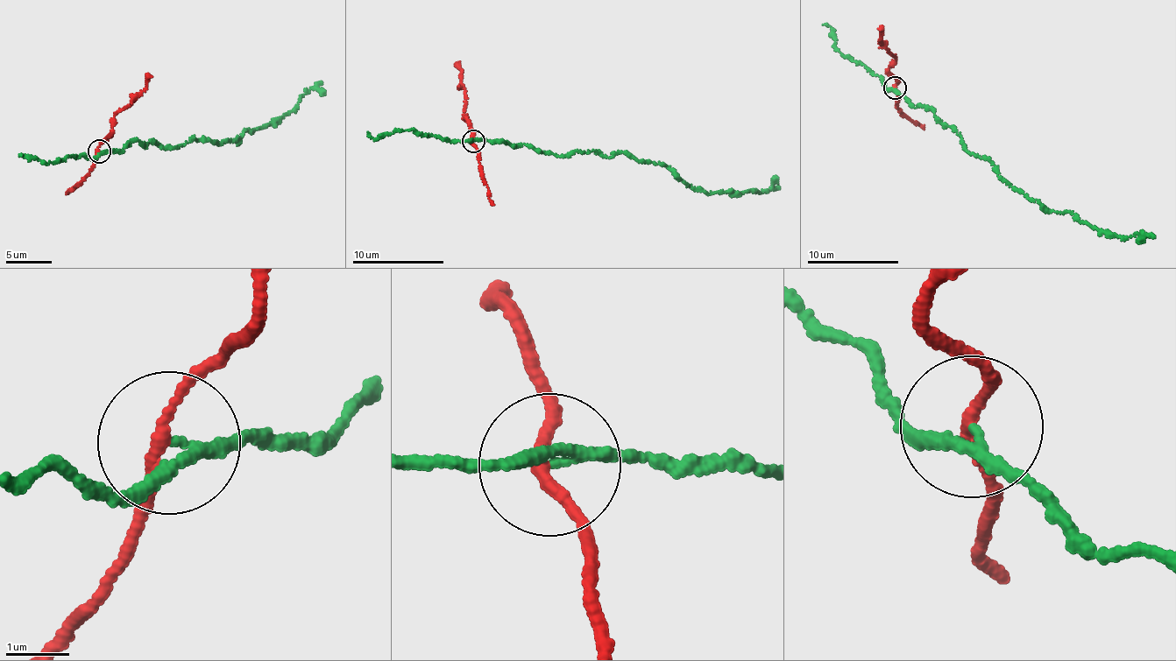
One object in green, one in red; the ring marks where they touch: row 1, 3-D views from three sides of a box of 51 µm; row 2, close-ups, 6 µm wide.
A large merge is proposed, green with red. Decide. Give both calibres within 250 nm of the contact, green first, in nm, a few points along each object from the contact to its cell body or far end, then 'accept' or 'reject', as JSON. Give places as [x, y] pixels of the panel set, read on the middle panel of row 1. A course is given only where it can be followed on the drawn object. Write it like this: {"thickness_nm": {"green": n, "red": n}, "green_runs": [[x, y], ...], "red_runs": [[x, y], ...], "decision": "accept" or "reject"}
{"thickness_nm": {"green": 130, "red": 150}, "green_runs": [[472, 141], [524, 144], [556, 156], [626, 152], [639, 162], [664, 164], [708, 193], [768, 191], [775, 175]], "red_runs": [[472, 141], [468, 119], [463, 115], [464, 88], [456, 63]], "decision": "reject"}

